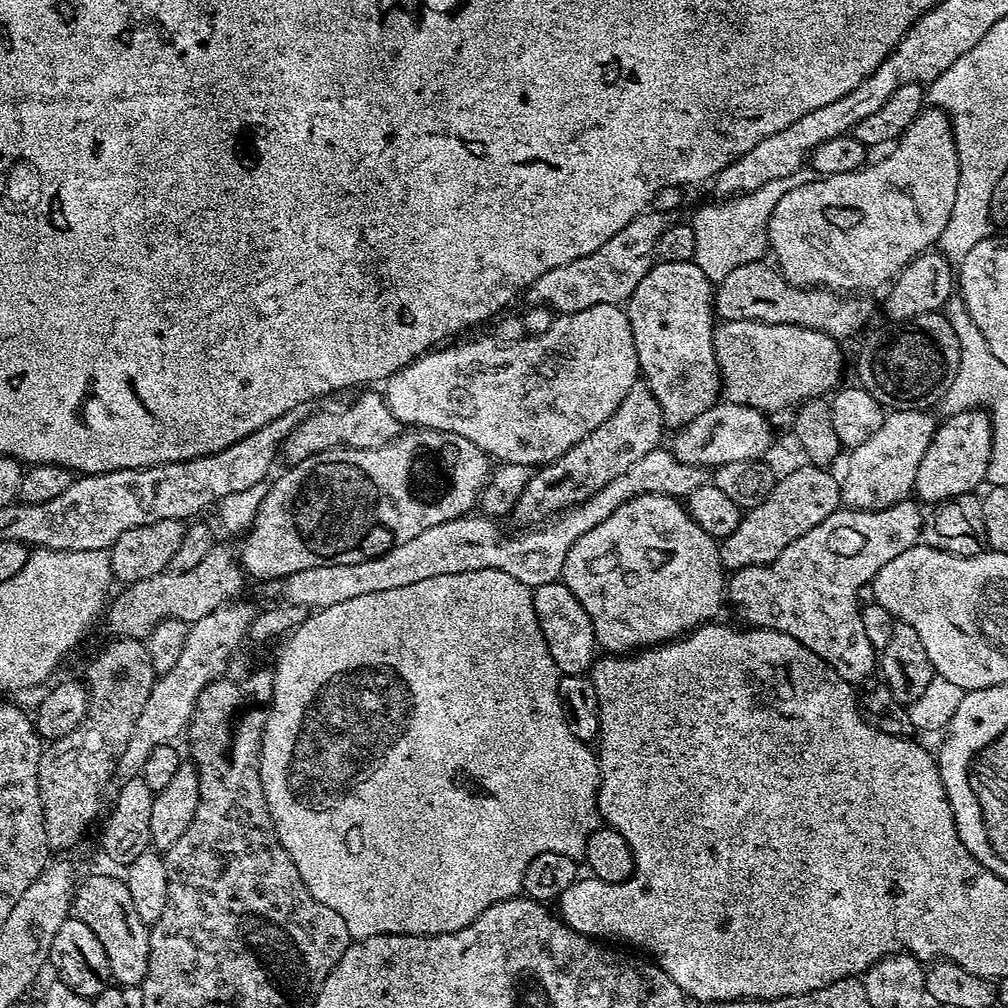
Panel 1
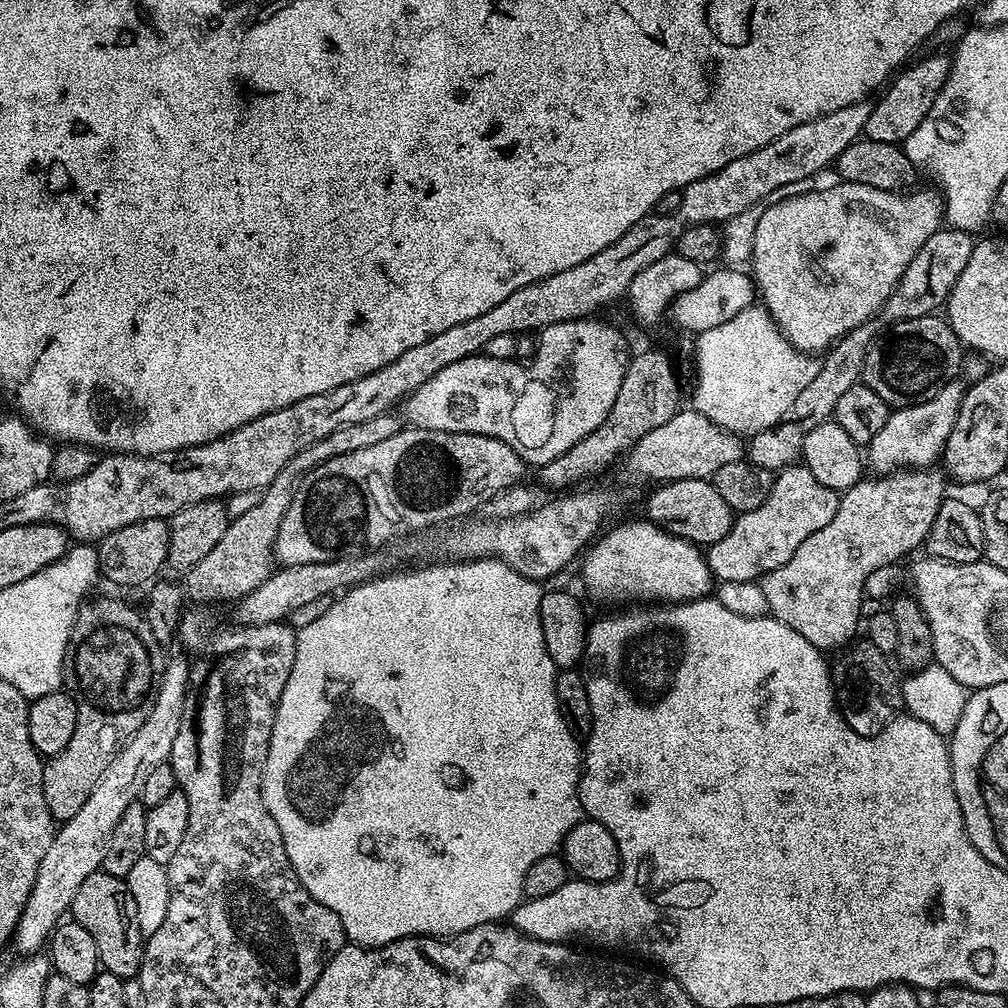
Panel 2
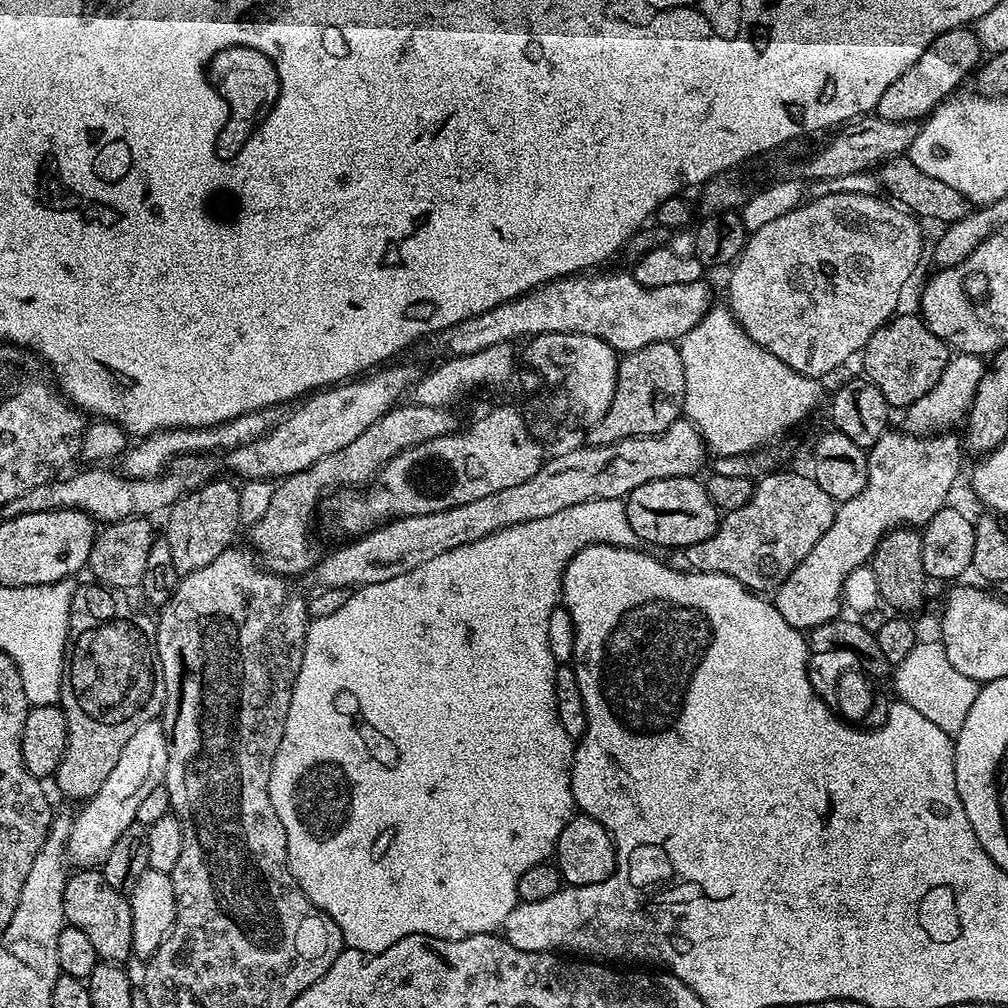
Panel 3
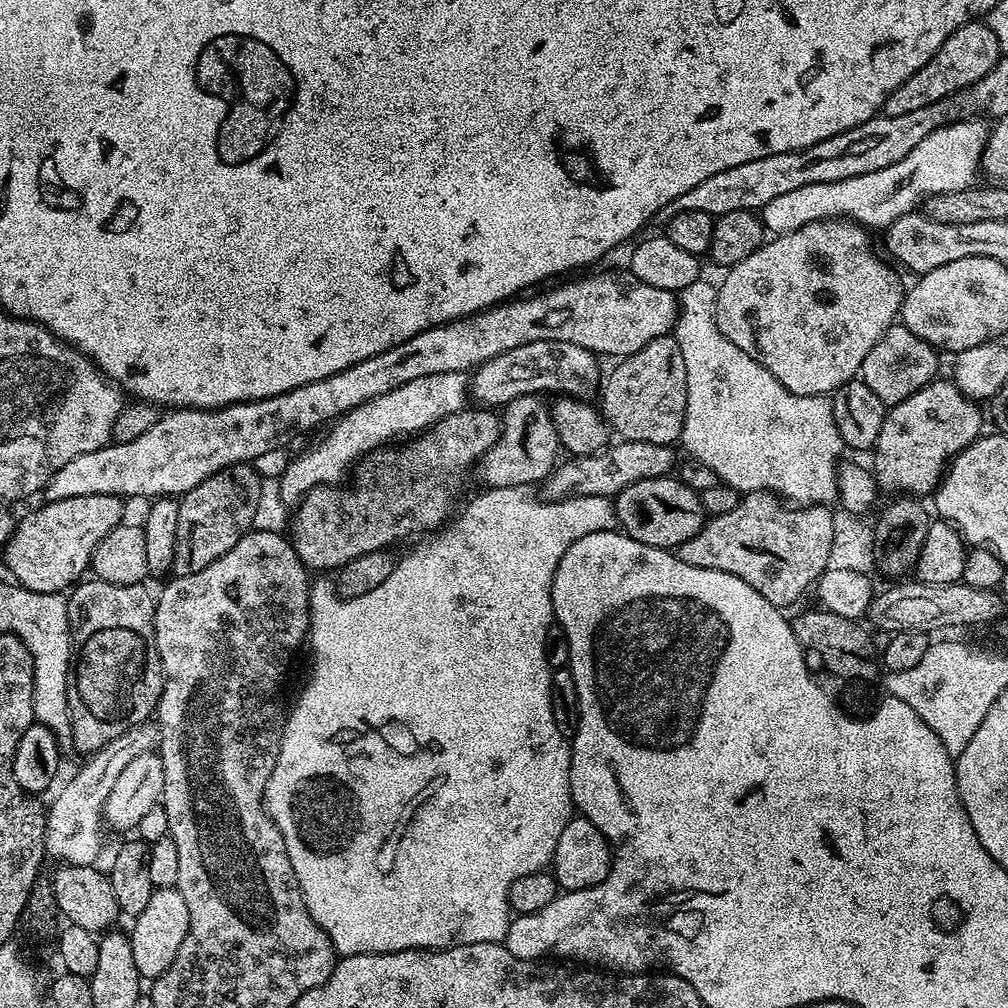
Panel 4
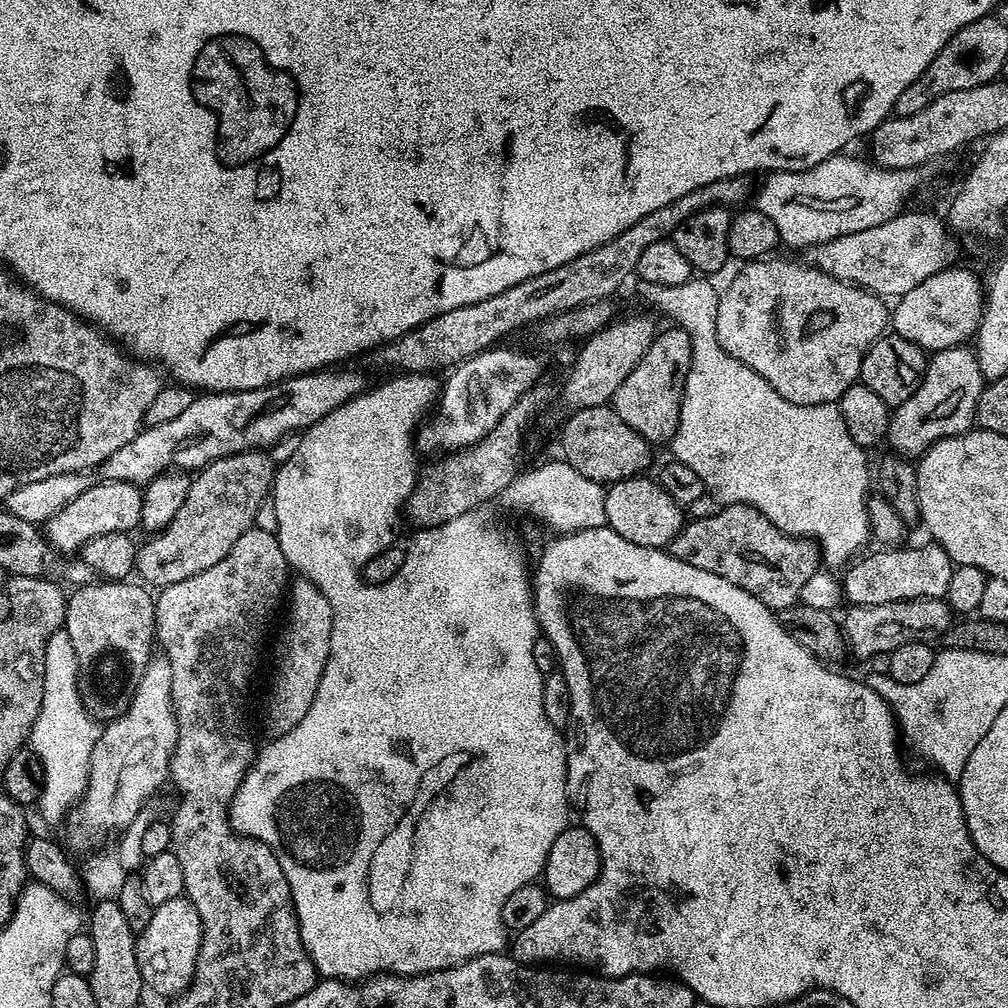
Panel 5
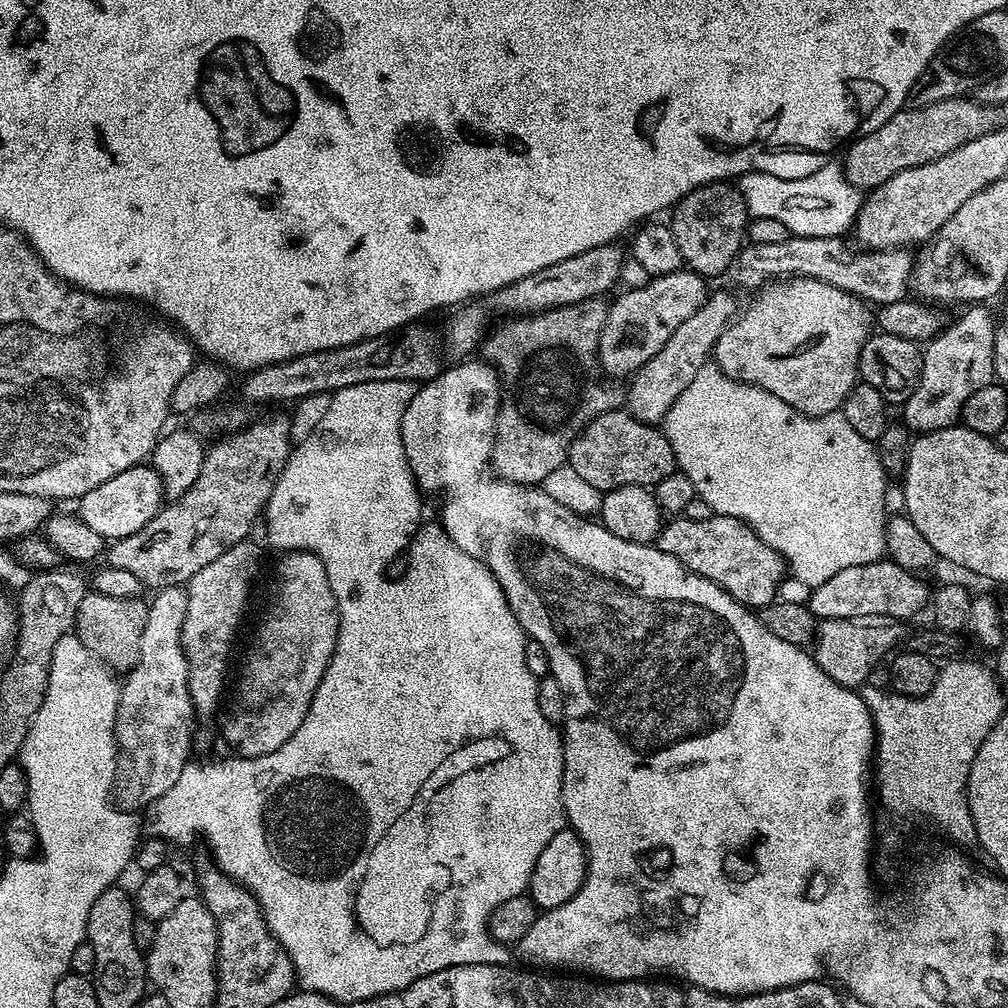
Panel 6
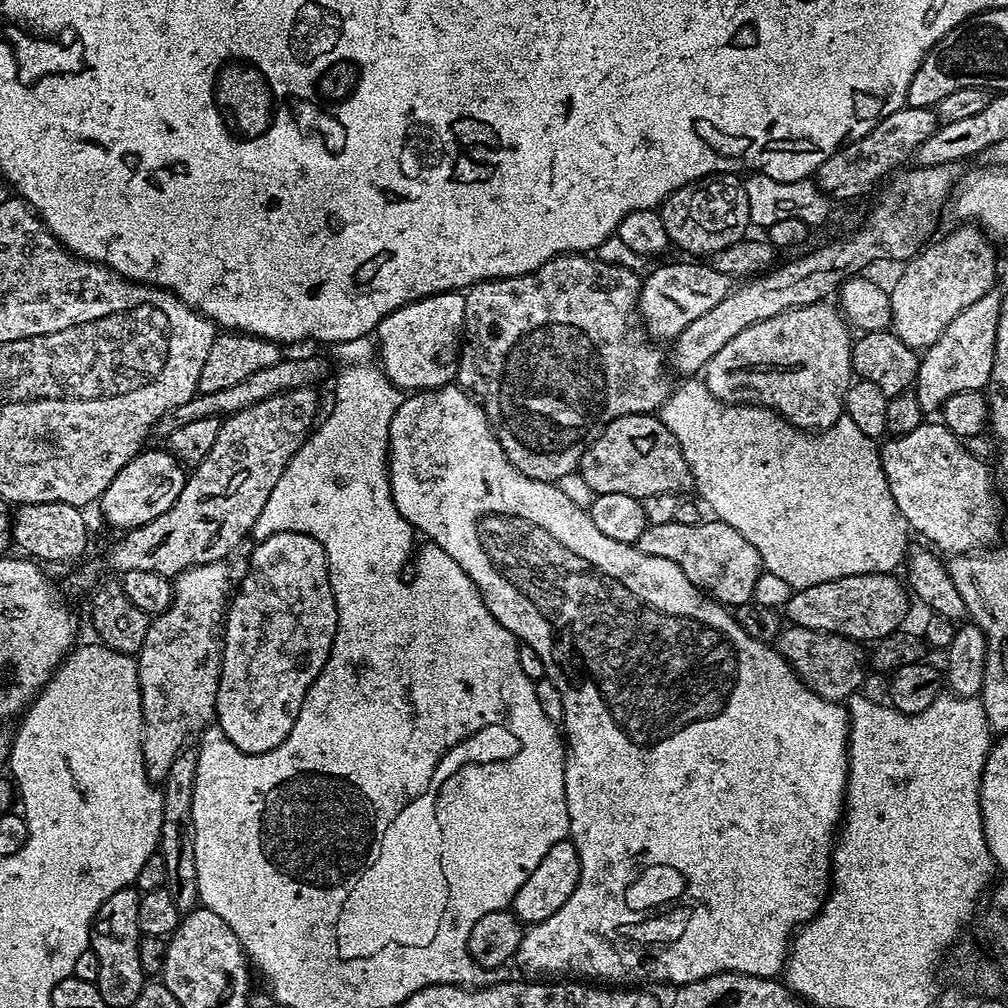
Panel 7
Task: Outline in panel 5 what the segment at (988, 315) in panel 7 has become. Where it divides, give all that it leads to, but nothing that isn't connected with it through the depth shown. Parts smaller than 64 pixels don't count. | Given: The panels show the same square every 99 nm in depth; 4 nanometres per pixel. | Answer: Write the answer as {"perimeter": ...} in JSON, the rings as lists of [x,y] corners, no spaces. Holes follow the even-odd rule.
{"perimeter":[[[971,347],[947,348],[941,352],[931,353],[928,368],[924,372],[918,390],[914,390],[914,394],[910,394],[910,398],[906,398],[906,402],[897,404],[891,409],[888,418],[887,447],[892,447],[889,449],[893,453],[909,458],[919,458],[924,455],[927,448],[934,446],[934,442],[973,431],[978,398],[985,383],[984,375],[980,373],[980,367],[976,361],[976,353]]]}

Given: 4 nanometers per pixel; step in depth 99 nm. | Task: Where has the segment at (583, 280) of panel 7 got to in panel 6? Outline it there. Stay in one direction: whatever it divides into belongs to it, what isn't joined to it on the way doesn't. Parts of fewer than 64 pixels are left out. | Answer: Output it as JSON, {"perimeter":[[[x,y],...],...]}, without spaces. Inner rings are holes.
{"perimeter":[[[603,299],[583,300],[545,312],[533,312],[531,316],[508,318],[505,324],[498,325],[493,332],[491,329],[485,335],[482,341],[483,351],[516,352],[521,348],[524,352],[536,352],[536,372],[522,377],[513,386],[512,393],[509,396],[507,393],[500,401],[490,465],[491,471],[499,479],[510,484],[543,485],[544,479],[554,474],[554,470],[565,467],[568,451],[579,432],[603,412],[611,412],[621,407],[621,389],[619,392],[612,385],[615,383],[602,375],[600,367],[600,335],[607,313],[608,304]]]}

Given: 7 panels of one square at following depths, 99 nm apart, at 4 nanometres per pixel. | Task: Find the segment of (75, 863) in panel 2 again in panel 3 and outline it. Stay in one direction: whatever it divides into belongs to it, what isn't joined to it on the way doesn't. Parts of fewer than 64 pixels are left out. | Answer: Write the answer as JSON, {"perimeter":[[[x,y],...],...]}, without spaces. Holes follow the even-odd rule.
{"perimeter":[[[159,719],[146,722],[146,726],[142,726],[142,730],[134,733],[130,742],[122,746],[122,754],[118,754],[118,763],[114,770],[110,770],[110,778],[106,778],[100,789],[88,797],[81,807],[85,808],[72,820],[66,856],[77,869],[92,870],[103,865],[114,842],[118,842],[128,827],[136,823],[138,806],[142,806],[142,801],[155,788],[163,785],[167,761],[168,734],[165,725]]]}

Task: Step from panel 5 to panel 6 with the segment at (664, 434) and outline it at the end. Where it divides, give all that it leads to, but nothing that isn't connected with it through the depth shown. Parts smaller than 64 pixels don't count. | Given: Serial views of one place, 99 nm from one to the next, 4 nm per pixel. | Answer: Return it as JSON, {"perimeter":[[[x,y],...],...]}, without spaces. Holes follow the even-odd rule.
{"perimeter":[[[713,291],[708,299],[704,301],[704,306],[699,308],[674,334],[670,334],[670,342],[650,358],[631,377],[628,392],[626,388],[626,408],[634,418],[638,418],[647,424],[659,425],[665,414],[678,402],[678,394],[694,382],[694,374],[702,370],[704,364],[709,363],[713,355],[716,343],[720,335],[728,329],[734,317],[741,311],[742,304],[739,304],[728,292]]]}

